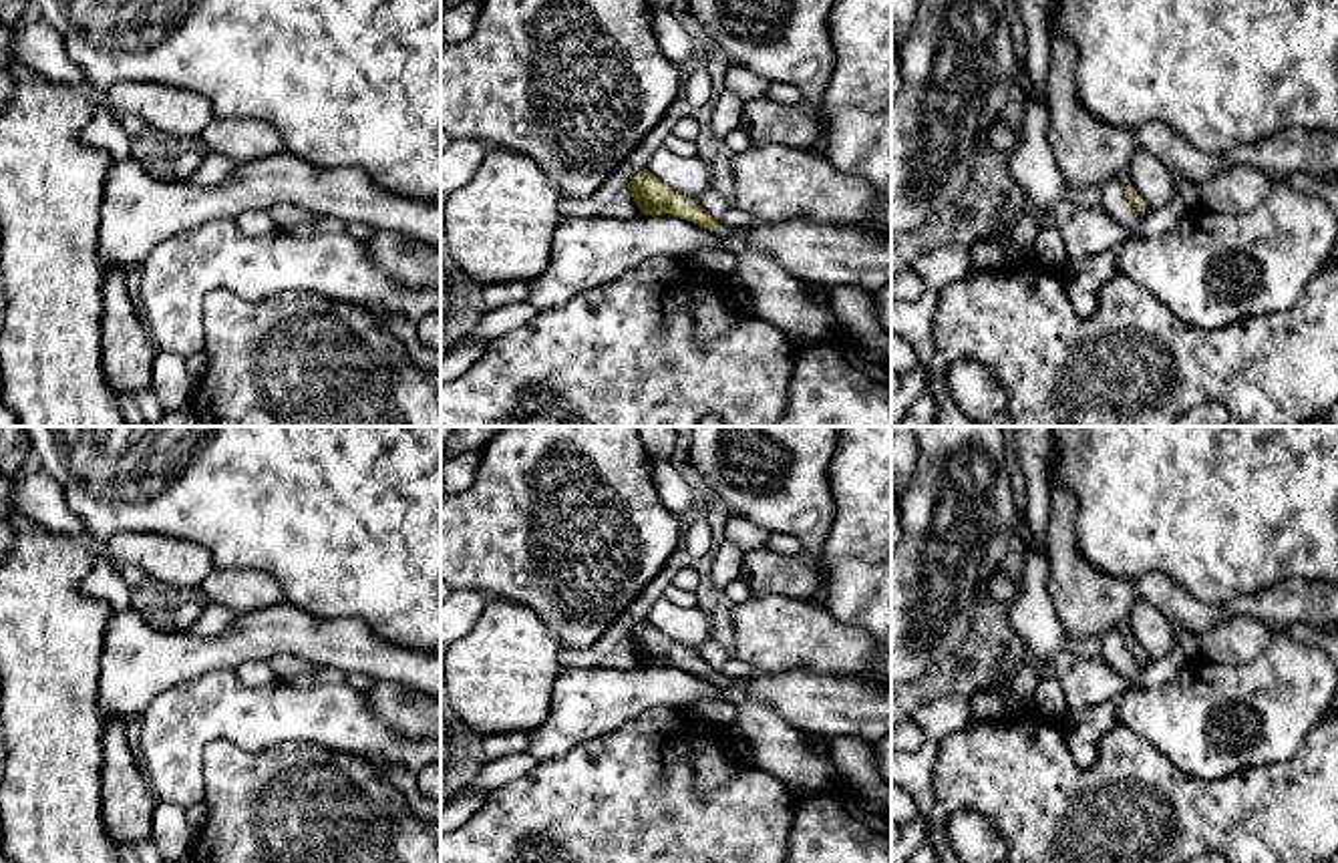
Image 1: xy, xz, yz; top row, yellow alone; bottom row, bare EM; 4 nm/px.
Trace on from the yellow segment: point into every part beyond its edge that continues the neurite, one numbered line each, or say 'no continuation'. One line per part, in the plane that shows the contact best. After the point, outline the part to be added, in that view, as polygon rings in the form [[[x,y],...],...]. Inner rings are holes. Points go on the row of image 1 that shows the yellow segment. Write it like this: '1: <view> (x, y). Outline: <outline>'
1: xz (767, 290). Outline: [[[718,225],[714,231],[738,262],[732,288],[748,312],[781,328],[797,350],[843,342],[843,326],[833,308],[813,302],[805,282],[793,278],[767,251],[736,237],[730,225]]]

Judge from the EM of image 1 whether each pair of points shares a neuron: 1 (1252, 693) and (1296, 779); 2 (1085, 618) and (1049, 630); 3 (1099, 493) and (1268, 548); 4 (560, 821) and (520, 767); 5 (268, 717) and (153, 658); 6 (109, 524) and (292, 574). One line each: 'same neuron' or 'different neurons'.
1: different neurons
2: different neurons
3: same neuron
4: different neurons
5: different neurons
6: same neuron

